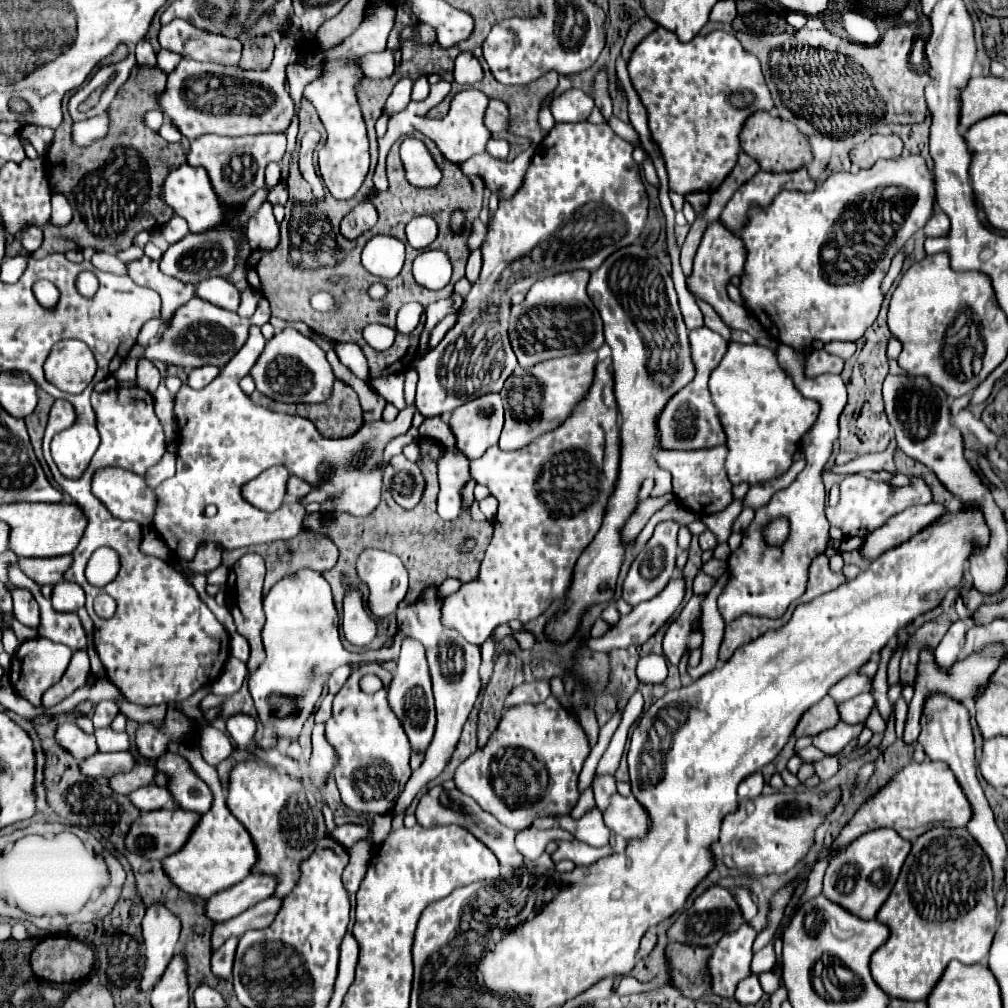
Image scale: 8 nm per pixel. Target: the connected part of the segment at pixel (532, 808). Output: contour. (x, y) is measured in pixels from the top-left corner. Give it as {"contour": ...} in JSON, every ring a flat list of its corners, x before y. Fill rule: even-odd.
{"contour":[[550,695,538,705,510,707,488,743,454,773,456,787,510,829,522,831,544,815,568,815,578,803,578,775,588,757,586,733]]}

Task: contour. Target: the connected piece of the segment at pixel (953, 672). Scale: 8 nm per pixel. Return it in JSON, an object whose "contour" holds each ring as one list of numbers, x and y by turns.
{"contour":[[996,641,992,645,986,645,980,651,974,651,972,655,968,655,966,659,958,659,950,669,944,669,936,663,934,659,934,649,932,647,922,647,920,655,918,655,918,665,916,665,916,681,914,681,914,699,910,701,910,709,908,709,908,719,906,719,906,729,904,729,904,741,906,743,914,743,918,739,920,733,920,717,922,717,922,709,924,703,928,701,928,697,932,693,940,693,946,695,950,699,956,699,960,703,964,703,966,699,976,699,990,683,990,677,996,673,996,669,1000,667,1000,663,1006,659,1006,645,1002,641]]}

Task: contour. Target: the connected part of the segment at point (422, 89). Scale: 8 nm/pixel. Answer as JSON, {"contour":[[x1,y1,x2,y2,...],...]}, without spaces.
{"contour":[[424,75,418,77,414,83,414,89,412,89,412,101,422,101,428,95,428,89,430,89,430,85,428,85,426,77]]}

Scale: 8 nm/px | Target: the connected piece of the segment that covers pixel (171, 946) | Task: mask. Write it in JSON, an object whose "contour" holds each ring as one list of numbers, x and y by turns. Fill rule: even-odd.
{"contour":[[152,905,142,921,142,937,146,947,146,961,140,975,140,991,148,993,164,975,170,959,176,953,180,935,180,921,162,905]]}

